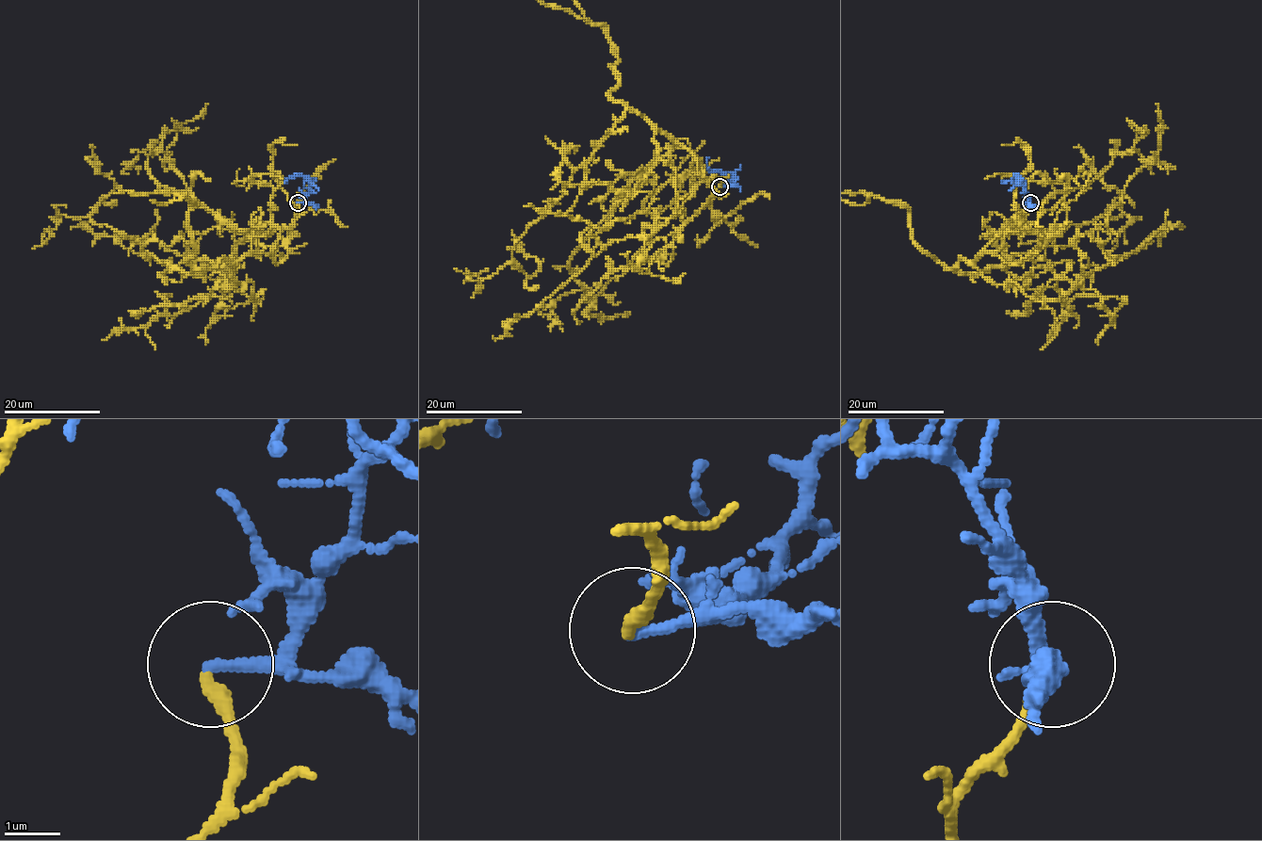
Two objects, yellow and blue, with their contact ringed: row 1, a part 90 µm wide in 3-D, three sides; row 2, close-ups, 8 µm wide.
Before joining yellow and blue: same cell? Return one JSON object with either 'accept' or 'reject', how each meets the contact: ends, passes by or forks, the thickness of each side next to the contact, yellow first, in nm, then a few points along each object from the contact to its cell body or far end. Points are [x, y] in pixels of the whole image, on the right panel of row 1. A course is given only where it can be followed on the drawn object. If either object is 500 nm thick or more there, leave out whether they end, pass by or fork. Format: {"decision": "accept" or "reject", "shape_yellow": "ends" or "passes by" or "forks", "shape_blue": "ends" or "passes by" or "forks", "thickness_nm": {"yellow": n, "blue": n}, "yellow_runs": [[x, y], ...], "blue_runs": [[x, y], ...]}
{"decision": "reject", "shape_yellow": "ends", "shape_blue": "ends", "thickness_nm": {"yellow": 260, "blue": 200}, "yellow_runs": [[1029, 202], [995, 252], [946, 267], [912, 238], [905, 205], [872, 196], [847, 202]], "blue_runs": [[1029, 202], [1015, 175], [1010, 180], [1002, 180]]}

